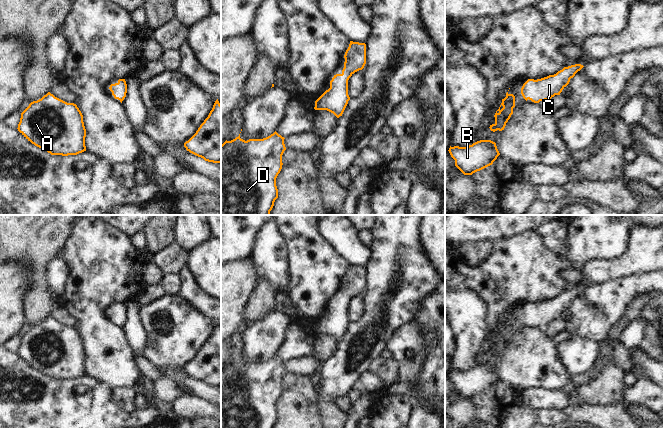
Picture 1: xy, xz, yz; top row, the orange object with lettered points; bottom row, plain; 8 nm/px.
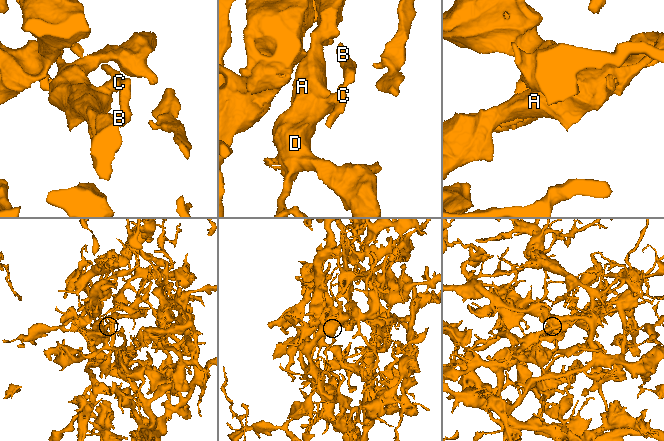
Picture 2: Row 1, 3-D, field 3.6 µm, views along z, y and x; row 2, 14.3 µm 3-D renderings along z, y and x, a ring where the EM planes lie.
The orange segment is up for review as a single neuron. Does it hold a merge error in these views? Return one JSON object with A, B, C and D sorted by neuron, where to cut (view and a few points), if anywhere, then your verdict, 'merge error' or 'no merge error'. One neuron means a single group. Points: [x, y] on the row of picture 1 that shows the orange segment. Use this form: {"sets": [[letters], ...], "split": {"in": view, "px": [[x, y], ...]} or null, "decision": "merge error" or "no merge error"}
{"sets": [["A", "B", "C", "D"]], "split": null, "decision": "no merge error"}

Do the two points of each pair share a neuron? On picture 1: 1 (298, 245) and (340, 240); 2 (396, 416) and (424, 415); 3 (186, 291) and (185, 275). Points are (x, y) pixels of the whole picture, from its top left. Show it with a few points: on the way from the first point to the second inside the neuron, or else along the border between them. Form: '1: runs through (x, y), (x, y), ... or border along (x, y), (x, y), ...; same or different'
1: border along (318, 225), (319, 232), (344, 258); different
2: border along (412, 397), (412, 412), (409, 417); different
3: runs through (186, 287), (186, 279); same

